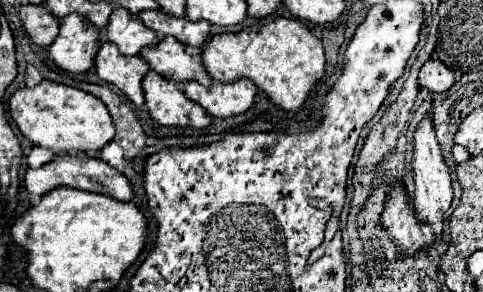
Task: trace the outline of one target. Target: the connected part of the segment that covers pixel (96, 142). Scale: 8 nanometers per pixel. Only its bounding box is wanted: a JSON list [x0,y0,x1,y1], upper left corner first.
[9,81,115,153]

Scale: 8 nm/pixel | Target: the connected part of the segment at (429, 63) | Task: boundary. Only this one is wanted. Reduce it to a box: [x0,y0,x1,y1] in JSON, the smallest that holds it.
[419,59,455,93]

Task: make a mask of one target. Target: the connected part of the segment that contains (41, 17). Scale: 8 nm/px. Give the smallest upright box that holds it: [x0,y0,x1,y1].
[19,5,59,47]

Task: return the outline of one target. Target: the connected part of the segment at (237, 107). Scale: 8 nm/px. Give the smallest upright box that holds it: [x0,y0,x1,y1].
[181,79,255,117]

